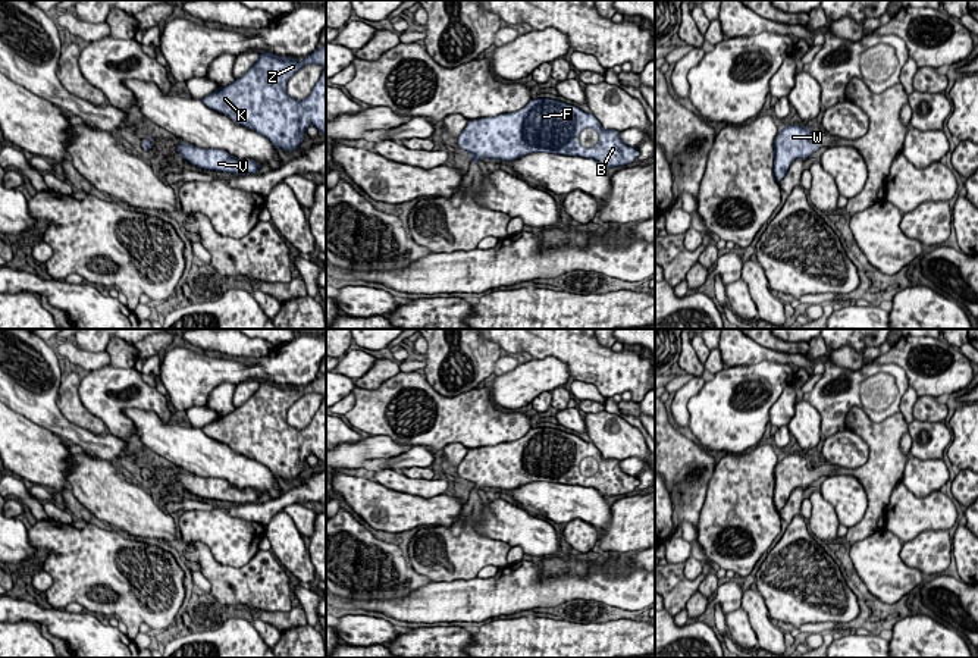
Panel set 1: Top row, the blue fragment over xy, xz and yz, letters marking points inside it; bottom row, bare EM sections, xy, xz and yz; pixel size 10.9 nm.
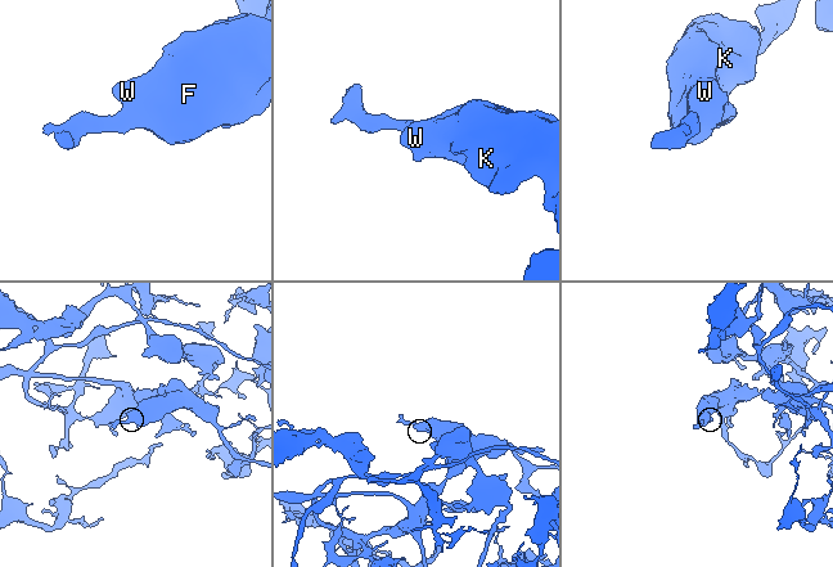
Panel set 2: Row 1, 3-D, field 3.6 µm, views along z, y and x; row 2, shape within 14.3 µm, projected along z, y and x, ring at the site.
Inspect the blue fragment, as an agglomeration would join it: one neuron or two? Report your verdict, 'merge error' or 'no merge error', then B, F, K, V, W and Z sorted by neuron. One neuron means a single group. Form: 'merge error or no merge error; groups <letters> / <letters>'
no merge error; groups B F K V W Z

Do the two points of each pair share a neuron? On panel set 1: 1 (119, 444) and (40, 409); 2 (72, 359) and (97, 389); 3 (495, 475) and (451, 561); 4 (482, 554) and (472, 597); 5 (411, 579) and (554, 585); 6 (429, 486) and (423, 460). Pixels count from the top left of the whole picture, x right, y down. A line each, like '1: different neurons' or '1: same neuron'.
1: same neuron
2: different neurons
3: same neuron
4: different neurons
5: different neurons
6: different neurons

